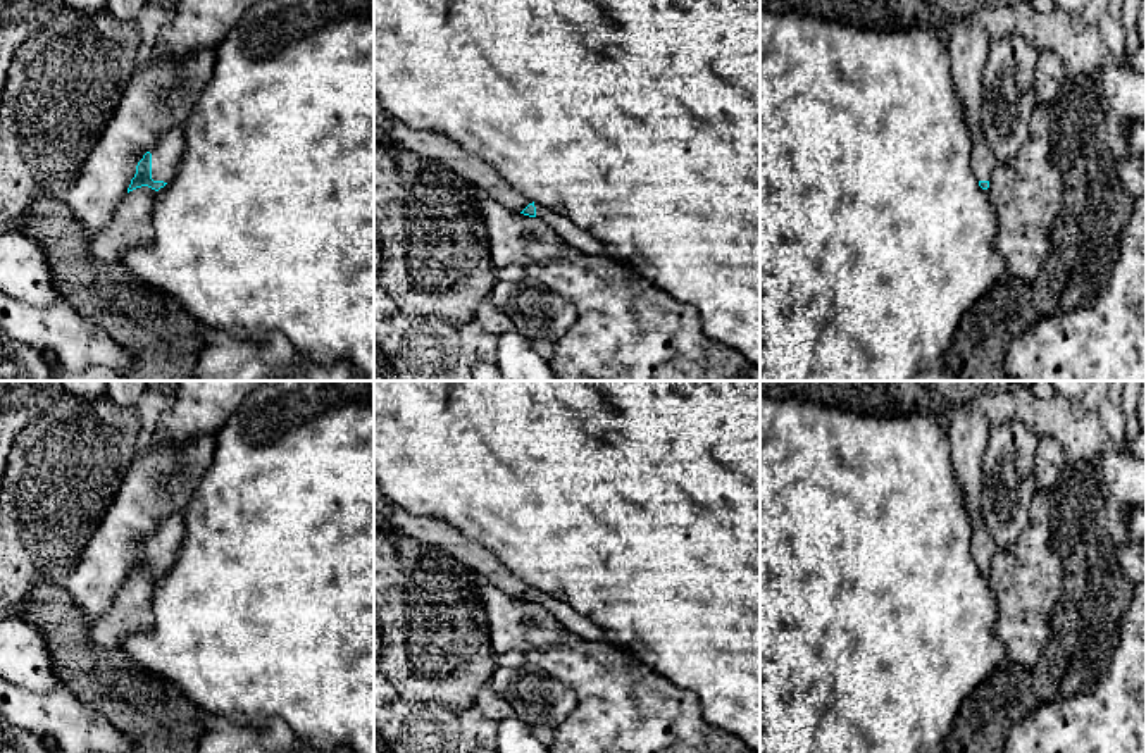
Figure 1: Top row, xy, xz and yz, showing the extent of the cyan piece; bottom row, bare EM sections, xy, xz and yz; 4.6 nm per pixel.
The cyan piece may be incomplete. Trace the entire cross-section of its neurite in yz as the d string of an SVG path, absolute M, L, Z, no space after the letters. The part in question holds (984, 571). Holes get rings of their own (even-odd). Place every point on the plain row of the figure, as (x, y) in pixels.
M946 401L944 417L953 470L962 484L967 515L974 531L972 557L979 572L987 576L989 563L1000 551L979 510L982 457L989 439L989 424L970 403Z

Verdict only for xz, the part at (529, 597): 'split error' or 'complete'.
split error

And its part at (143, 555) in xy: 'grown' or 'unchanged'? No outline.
grown

